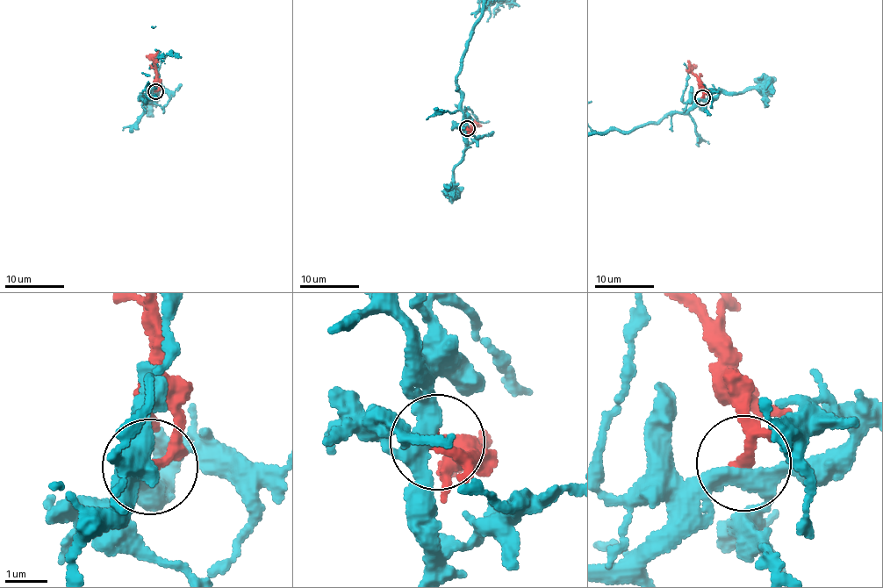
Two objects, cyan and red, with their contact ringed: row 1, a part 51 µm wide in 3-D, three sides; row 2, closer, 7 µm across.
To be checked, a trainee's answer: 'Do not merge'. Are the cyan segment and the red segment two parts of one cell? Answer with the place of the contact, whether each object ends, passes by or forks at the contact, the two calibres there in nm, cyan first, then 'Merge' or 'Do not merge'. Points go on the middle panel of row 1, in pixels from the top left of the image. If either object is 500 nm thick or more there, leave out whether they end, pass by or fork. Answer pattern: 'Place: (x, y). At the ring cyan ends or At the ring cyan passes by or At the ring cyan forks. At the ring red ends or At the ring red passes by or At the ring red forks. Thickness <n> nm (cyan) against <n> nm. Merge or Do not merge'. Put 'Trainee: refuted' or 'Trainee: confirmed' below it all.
Place: (467, 128). At the ring cyan forks. At the ring red passes by. Thickness 280 nm (cyan) against 170 nm. Merge
Trainee: refuted

